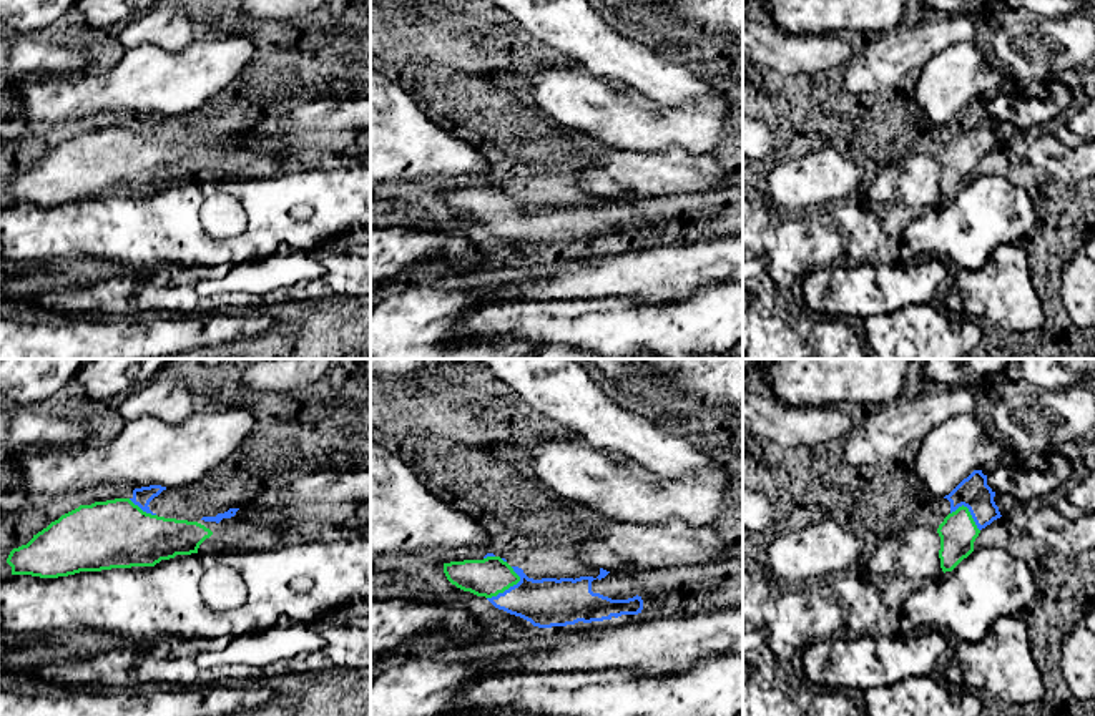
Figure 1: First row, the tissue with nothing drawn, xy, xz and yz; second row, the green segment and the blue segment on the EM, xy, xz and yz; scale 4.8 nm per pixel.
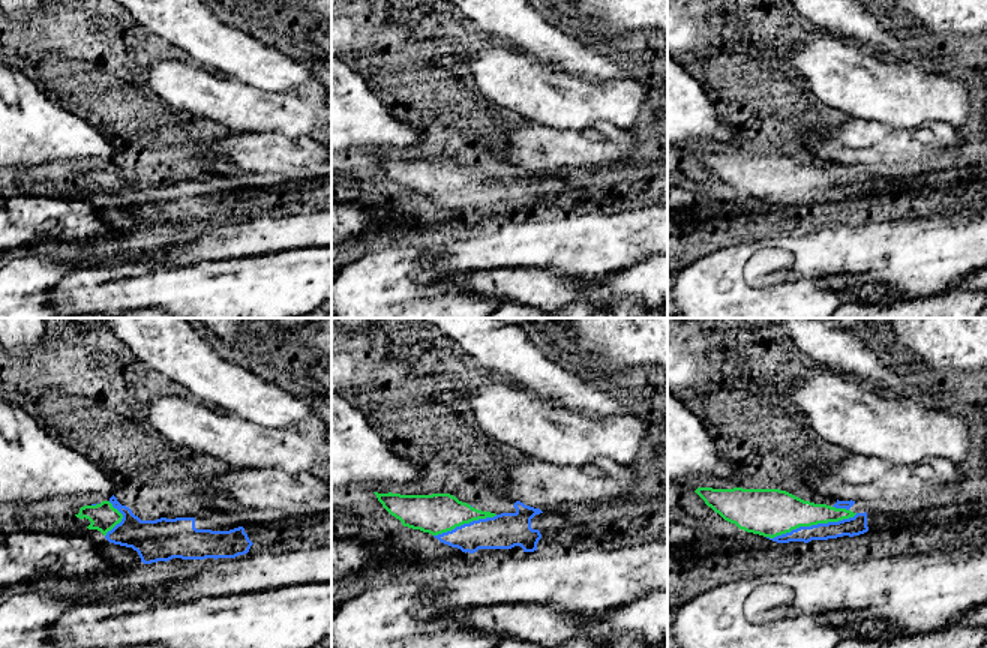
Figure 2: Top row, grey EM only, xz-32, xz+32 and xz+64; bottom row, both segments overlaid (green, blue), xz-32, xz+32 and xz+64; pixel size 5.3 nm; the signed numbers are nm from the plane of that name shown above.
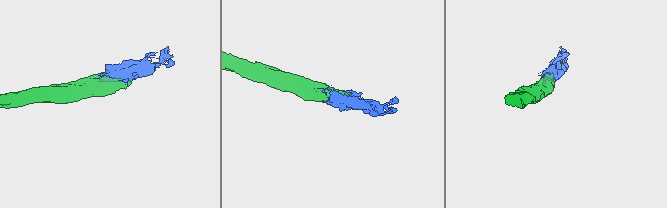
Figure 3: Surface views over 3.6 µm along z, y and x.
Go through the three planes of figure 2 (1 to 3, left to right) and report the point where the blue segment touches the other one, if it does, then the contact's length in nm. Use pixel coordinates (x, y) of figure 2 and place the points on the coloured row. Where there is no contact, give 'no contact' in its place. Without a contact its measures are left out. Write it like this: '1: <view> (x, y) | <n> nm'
1: xz-32 (122, 518) | 190 nm
2: xz+32 (465, 522) | 360 nm
3: xz+64 (812, 524) | 500 nm

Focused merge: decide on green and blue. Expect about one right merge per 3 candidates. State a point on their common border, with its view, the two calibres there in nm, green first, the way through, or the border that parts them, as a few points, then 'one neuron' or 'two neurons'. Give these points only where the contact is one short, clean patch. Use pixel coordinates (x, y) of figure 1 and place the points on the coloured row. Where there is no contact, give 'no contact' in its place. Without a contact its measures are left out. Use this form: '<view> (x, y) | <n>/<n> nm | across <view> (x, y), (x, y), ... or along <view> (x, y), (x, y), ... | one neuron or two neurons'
xz (509, 587) | 190/240 nm | one neuron

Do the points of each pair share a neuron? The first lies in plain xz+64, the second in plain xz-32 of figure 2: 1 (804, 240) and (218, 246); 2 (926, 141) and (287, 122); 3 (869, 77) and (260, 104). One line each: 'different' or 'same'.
1: same
2: different
3: same

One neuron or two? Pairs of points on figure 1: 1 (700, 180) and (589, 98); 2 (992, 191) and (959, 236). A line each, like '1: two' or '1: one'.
1: two
2: one

